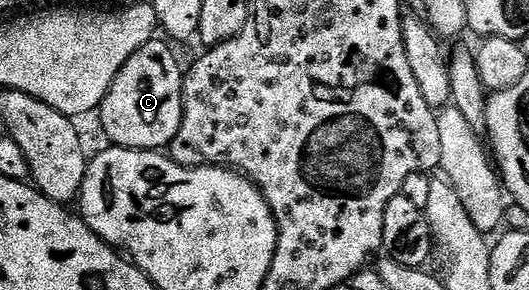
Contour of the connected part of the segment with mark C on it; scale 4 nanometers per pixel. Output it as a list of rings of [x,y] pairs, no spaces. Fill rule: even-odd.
[[[154,40],[139,48],[123,64],[121,71],[115,76],[111,88],[105,99],[101,101],[99,115],[101,114],[101,130],[110,139],[114,146],[122,146],[128,150],[156,150],[164,151],[169,141],[175,136],[179,124],[183,120],[183,66],[177,63],[173,55],[174,47],[168,41]]]

